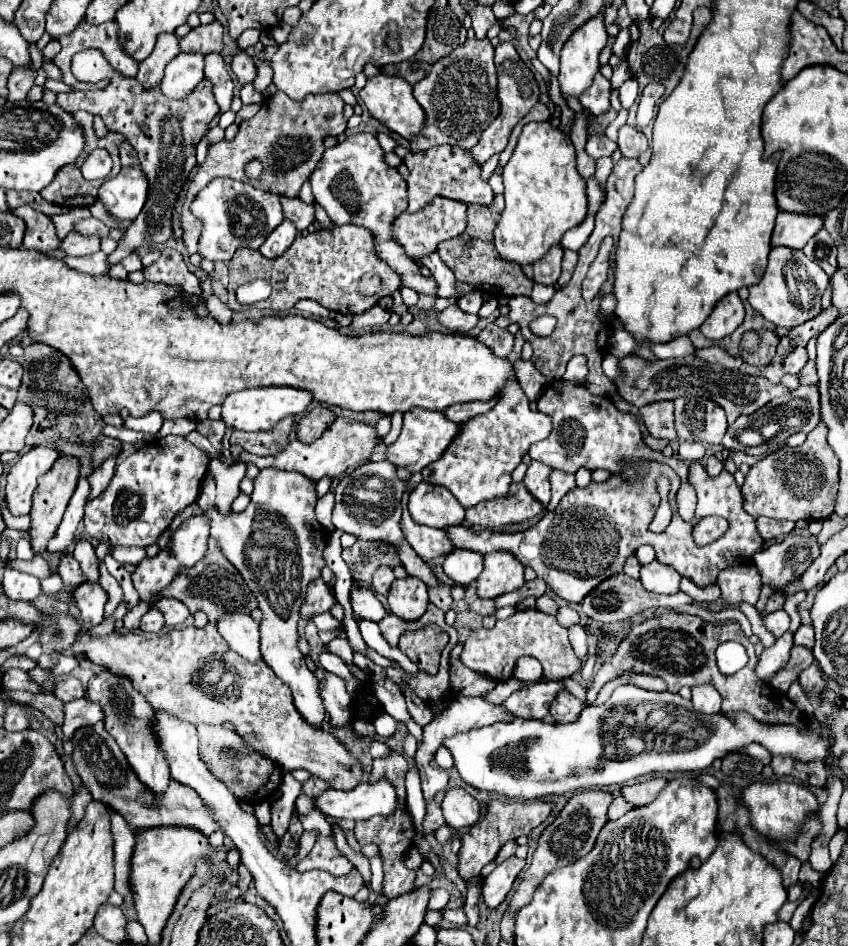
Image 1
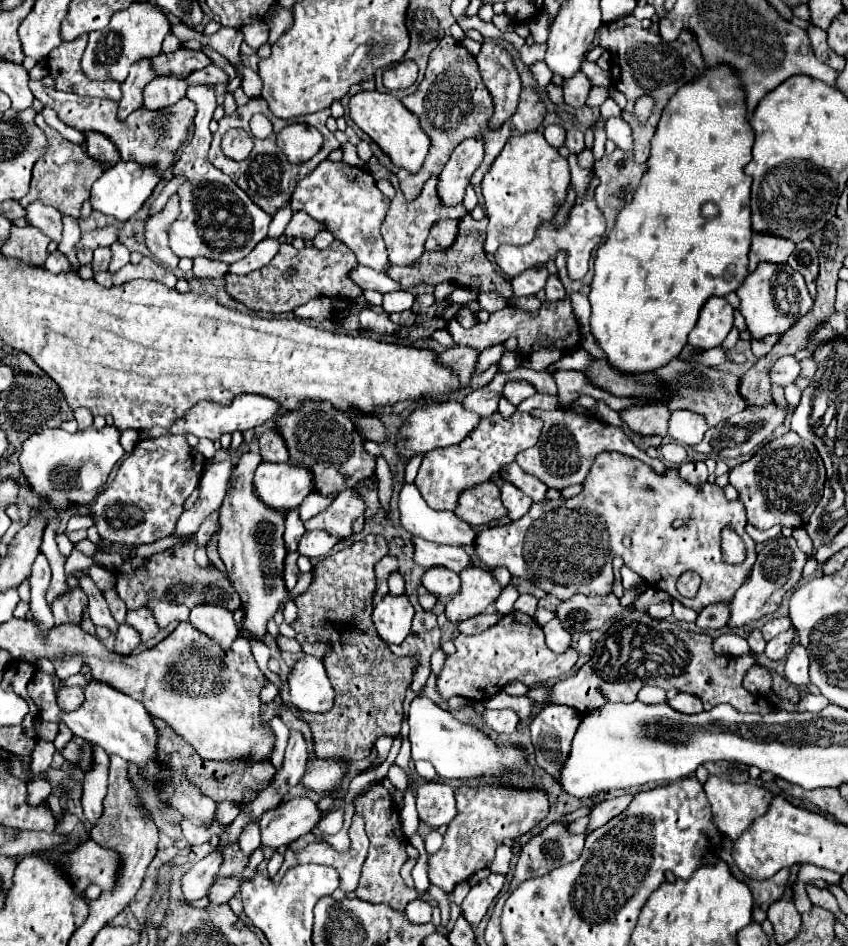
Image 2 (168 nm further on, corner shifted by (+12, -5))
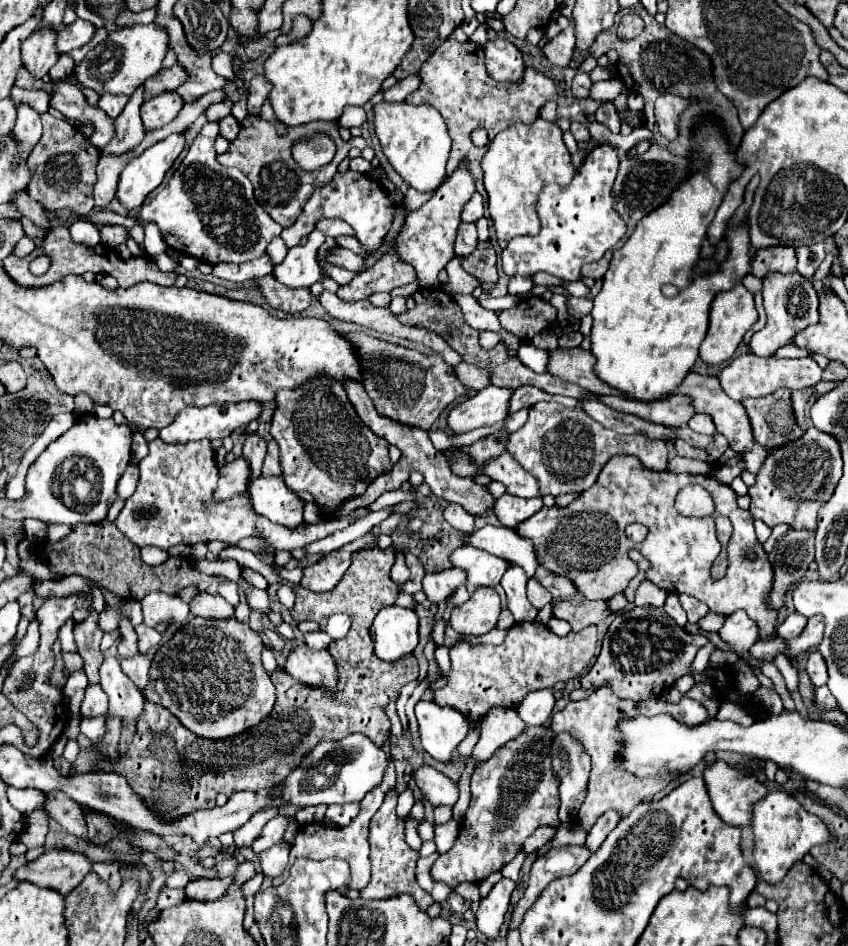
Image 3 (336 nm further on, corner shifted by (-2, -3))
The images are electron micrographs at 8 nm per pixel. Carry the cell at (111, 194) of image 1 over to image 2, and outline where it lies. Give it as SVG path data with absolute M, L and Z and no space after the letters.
M119 161L115 167L105 171L101 179L93 183L91 189L91 205L95 211L101 211L103 215L109 215L117 221L127 221L131 219L147 201L155 185L159 183L159 171L157 167L141 167L139 163L133 161Z

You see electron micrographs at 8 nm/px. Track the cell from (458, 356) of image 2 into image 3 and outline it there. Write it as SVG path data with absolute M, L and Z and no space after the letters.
M343 333L351 343L357 343L363 357L365 391L373 399L375 409L403 425L429 429L439 413L459 397L469 395L473 389L463 385L455 375L455 369L439 353L419 353L389 341L381 341L365 333Z

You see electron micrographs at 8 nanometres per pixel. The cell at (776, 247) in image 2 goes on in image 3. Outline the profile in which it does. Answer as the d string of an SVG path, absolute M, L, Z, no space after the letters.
M763 247L757 249L757 255L753 259L753 275L755 277L765 277L769 271L781 271L781 273L791 273L795 271L797 265L797 255L793 247Z

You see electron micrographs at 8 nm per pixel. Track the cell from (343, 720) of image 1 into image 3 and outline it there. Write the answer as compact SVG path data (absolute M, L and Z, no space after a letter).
M297 647L289 653L285 671L303 685L323 687L327 693L337 693L337 663L329 651L313 651L309 647Z

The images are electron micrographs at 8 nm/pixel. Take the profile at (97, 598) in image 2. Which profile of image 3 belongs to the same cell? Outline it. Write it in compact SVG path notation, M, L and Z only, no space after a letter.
M121 617L119 619L119 643L117 643L117 649L119 649L119 655L121 657L129 657L131 653L137 653L137 633L135 633L135 627L131 625L131 621L127 617Z

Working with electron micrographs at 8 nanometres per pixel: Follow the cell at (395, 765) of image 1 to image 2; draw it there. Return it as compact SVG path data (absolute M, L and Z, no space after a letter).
M373 785L365 795L361 795L355 801L355 811L359 811L363 815L365 833L369 837L369 853L367 853L365 863L363 863L363 875L361 875L359 887L355 889L355 895L363 901L387 903L393 909L403 911L409 901L419 897L419 893L415 889L409 889L399 875L401 865L407 861L407 853L405 853L407 841L405 841L405 835L401 831L399 811L393 805L395 803L383 785Z

